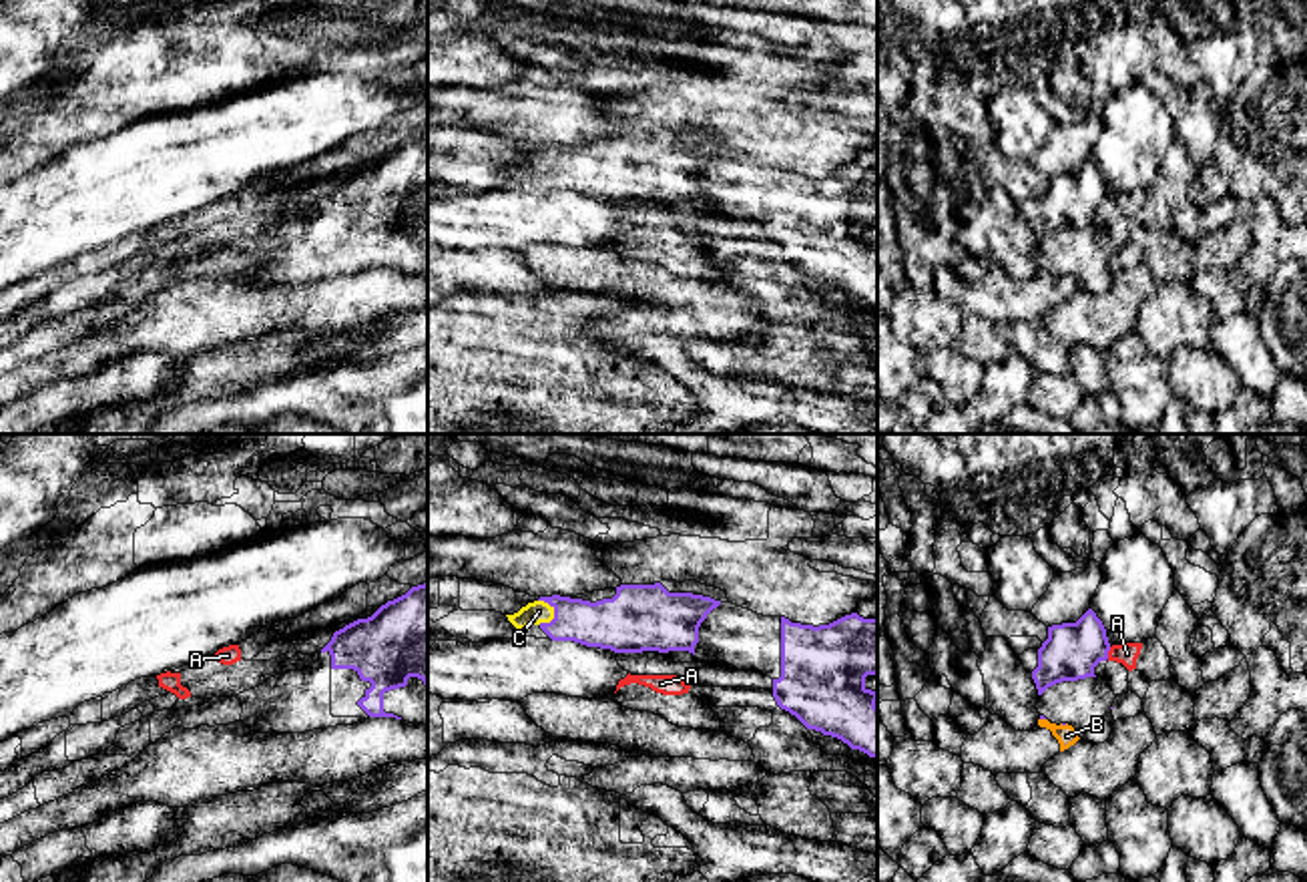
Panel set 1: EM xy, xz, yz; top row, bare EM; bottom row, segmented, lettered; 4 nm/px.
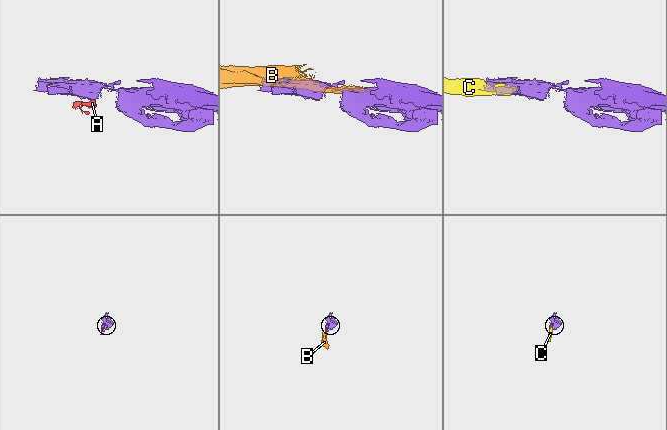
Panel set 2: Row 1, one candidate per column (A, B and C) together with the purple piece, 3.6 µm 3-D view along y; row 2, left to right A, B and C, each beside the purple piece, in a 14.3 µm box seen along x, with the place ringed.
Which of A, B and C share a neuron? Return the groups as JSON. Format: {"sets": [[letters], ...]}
{"sets": [["A"], ["B"], ["C"]]}

